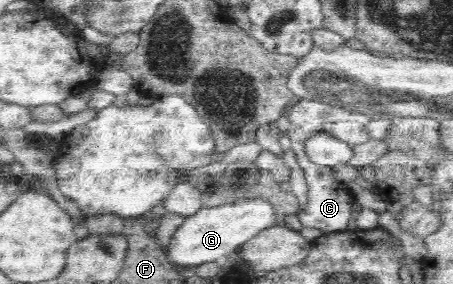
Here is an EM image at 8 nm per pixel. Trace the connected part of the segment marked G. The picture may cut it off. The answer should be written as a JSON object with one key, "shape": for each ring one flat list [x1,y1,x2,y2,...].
{"shape":[[247,197,237,204,225,204,217,208,202,208,189,216,184,224,171,236,166,250,168,260,181,268,197,268,211,262,222,262,240,249,250,238,265,229,280,224,273,206,261,198]]}

